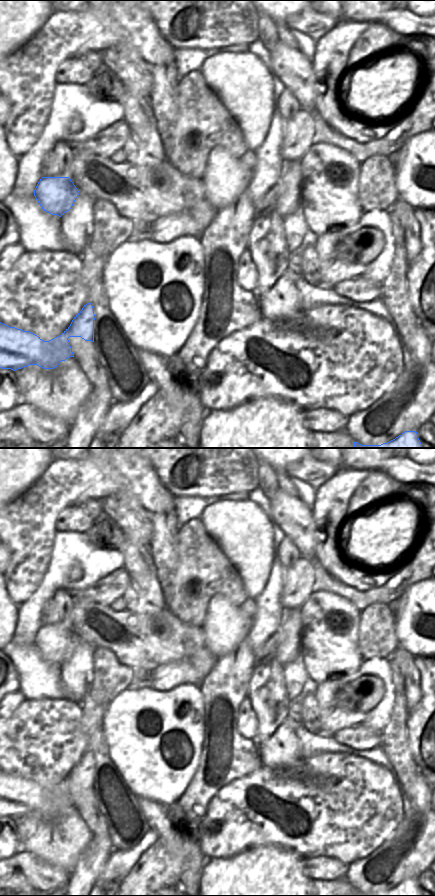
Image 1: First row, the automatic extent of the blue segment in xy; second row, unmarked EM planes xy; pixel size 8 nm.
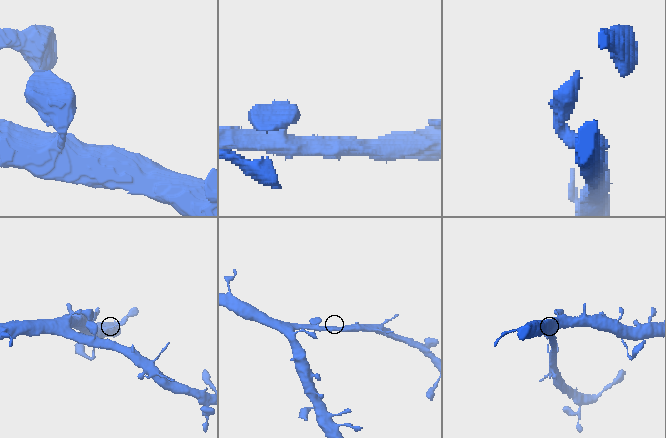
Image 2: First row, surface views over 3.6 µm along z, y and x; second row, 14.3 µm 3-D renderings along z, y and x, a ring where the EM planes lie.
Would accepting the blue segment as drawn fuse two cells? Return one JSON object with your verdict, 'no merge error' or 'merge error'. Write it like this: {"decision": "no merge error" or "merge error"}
{"decision": "no merge error"}

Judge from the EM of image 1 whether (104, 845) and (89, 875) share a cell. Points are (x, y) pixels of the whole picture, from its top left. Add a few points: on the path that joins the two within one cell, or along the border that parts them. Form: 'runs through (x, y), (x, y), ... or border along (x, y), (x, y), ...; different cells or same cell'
runs through (98, 852), (89, 868); same cell

